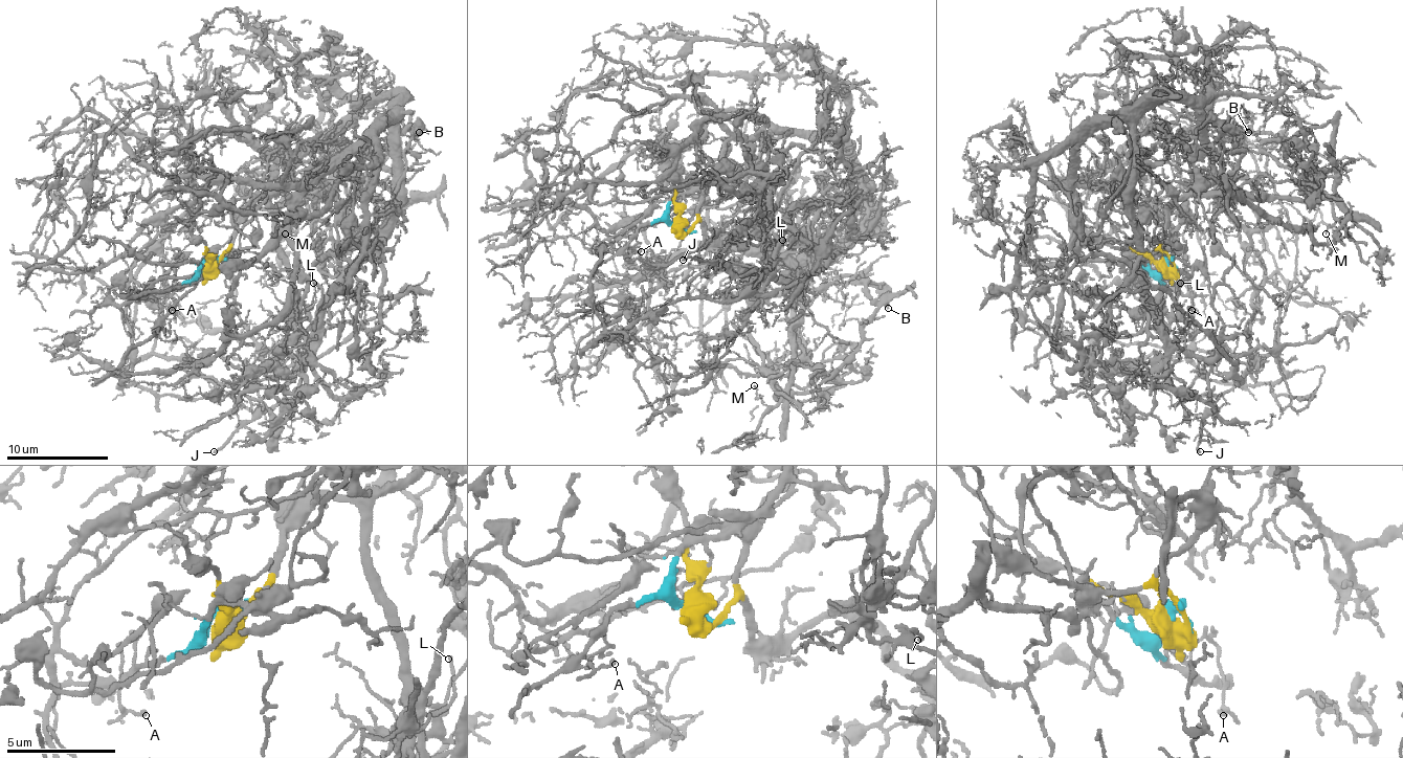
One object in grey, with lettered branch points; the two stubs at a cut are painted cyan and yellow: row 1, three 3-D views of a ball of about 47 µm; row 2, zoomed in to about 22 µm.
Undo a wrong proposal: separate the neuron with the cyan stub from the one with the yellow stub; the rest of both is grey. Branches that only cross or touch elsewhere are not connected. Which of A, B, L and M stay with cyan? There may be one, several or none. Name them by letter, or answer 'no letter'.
A

